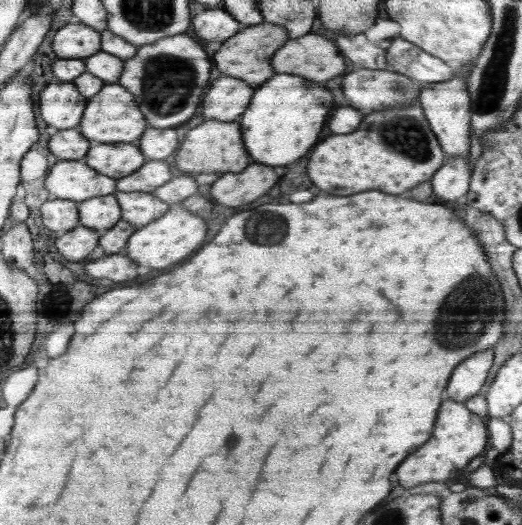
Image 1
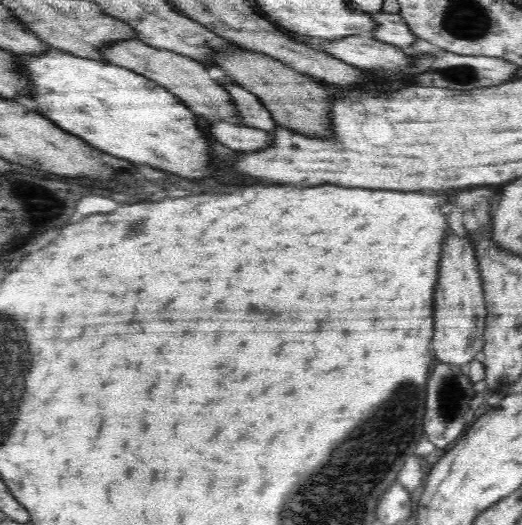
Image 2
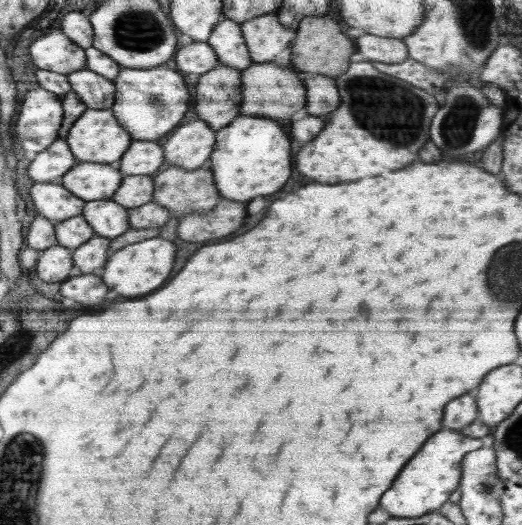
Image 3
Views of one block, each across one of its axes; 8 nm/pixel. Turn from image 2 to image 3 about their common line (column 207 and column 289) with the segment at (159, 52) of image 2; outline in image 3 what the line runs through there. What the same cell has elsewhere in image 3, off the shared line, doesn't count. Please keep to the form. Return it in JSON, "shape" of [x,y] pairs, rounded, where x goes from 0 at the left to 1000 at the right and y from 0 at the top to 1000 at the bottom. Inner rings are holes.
{"shape":[[[521,116],[483,120],[464,135],[464,198],[460,219],[498,219],[529,229],[548,229],[563,213],[579,210],[586,189],[586,162],[582,141],[557,128],[536,128]]]}

